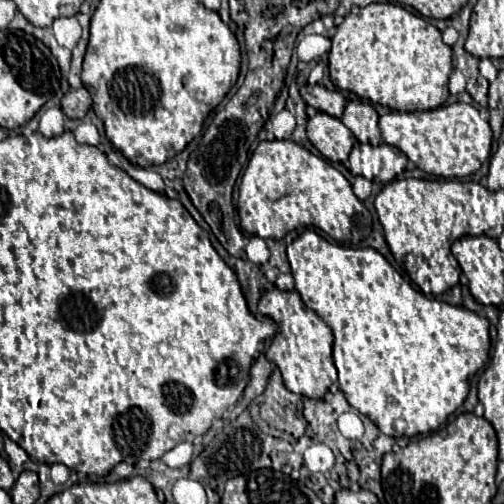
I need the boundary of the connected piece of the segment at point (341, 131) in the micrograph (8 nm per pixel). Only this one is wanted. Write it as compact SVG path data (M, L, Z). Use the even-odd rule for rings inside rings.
M317 113L309 119L307 137L323 157L339 163L345 163L349 159L349 151L357 143L355 135L339 119L327 113Z

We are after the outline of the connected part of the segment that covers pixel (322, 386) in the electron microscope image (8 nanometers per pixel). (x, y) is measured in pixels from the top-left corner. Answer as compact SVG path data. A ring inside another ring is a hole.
M269 289L259 301L259 313L277 323L277 335L265 357L279 367L285 387L307 399L323 399L329 387L337 383L337 369L331 357L333 333L329 325L313 309L305 307L297 291Z

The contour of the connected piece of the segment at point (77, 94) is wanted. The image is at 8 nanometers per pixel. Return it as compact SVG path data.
M85 87L81 89L71 89L63 99L61 99L61 109L69 119L83 119L85 113L91 109L91 95Z

